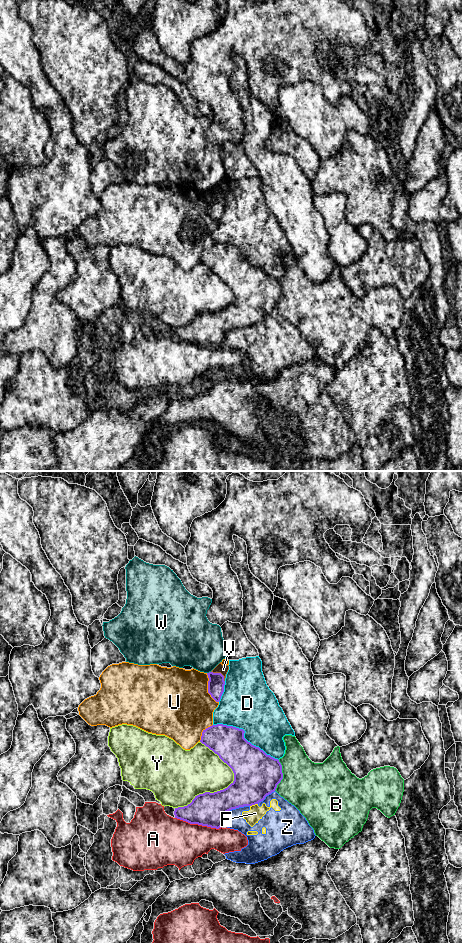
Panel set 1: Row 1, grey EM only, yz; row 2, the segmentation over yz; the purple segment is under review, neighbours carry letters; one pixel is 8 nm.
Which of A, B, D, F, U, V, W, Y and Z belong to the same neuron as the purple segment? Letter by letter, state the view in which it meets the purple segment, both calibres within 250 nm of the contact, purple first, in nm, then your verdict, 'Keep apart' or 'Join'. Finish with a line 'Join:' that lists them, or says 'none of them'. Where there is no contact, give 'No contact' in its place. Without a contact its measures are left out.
A: Touches purple in yz. Thickness 280 nm (purple) against 380 nm. Keep apart
B: Touches purple in yz. Thickness 360 nm (purple) against 400 nm. Keep apart
D: Touches purple in yz. Thickness 300 nm (purple) against 400 nm. Keep apart
F: Touches purple in yz. Thickness 360 nm (purple) against 120 nm. Keep apart
U: Touches purple in yz. Thickness 130 nm (purple) against 480 nm. Keep apart
V: Touches purple in yz. Thickness 130 nm (purple) against 80 nm. Keep apart
W: Touches purple in yz. Thickness 130 nm (purple) against 380 nm. Keep apart
Y: Touches purple in yz. Thickness 340 nm (purple) against 360 nm. Keep apart
Z: Touches purple in yz. Thickness 300 nm (purple) against 140 nm. Keep apart
Join: none of them

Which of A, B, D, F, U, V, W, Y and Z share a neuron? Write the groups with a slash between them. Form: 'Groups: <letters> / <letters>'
Groups: A / B / D / F Z / U V / W / Y

